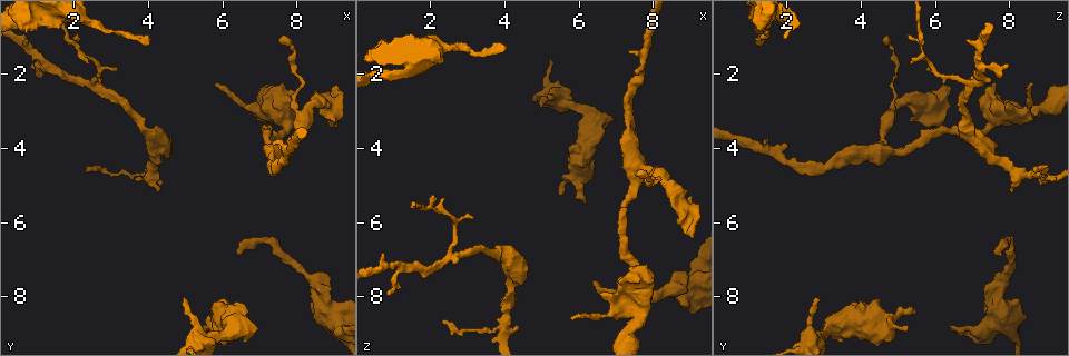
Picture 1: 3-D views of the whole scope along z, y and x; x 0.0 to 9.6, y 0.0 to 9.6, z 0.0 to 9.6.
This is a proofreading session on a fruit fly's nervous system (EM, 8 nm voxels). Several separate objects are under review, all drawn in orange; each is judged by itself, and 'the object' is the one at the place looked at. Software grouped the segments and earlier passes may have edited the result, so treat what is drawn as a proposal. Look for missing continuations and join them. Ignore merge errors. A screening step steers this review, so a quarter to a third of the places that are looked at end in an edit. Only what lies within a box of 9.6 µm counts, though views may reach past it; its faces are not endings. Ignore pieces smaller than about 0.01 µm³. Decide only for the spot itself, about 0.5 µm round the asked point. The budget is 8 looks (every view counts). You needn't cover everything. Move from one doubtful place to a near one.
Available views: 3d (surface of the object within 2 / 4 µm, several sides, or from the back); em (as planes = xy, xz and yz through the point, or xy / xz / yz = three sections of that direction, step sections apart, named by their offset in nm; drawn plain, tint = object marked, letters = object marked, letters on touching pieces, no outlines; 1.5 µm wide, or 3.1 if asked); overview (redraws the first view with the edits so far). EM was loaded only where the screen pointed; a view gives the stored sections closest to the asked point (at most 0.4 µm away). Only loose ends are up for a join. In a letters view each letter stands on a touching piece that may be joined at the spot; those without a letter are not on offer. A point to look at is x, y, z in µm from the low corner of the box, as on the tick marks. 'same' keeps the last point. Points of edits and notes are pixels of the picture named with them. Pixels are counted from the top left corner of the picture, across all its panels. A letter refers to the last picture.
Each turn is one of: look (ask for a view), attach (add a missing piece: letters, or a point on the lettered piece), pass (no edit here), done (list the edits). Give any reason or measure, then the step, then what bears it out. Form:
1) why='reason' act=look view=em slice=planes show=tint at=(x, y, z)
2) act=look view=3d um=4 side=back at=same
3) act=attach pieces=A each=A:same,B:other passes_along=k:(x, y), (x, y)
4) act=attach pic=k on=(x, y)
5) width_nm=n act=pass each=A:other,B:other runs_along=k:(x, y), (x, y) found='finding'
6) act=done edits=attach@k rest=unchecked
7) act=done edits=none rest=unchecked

why='thin end' act=look view=3d um=4 side=back at=(7.55, 1.10, 4.60)

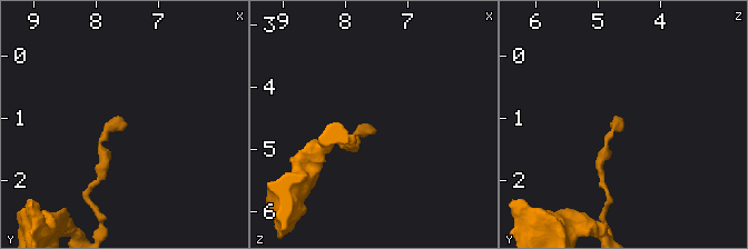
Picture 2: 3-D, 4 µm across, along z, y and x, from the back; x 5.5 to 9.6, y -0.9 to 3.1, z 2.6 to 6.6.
act=look view=em slice=planes show=letters at=(7.55, 1.05, 4.65)

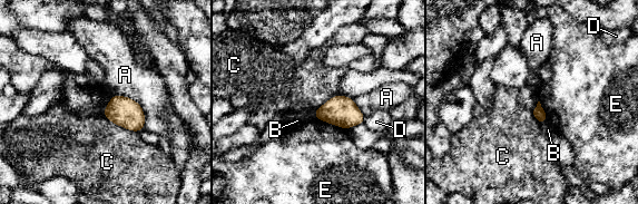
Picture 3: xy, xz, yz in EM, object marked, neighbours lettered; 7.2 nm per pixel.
act=pass each=A:other,B:other,C:other,D:other,E:other border=3:(102, 113), (111, 122), (137, 132) found='none of them fits'

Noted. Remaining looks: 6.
why='thick end' act=look view=em slice=planes show=tint at=(0.95, 0.85, 1.35)

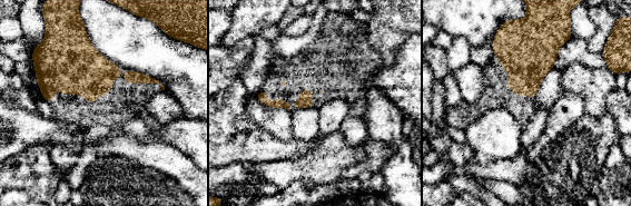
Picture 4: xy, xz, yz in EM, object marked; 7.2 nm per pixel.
why='what lies round it' act=look view=em slice=planes show=letters at=same

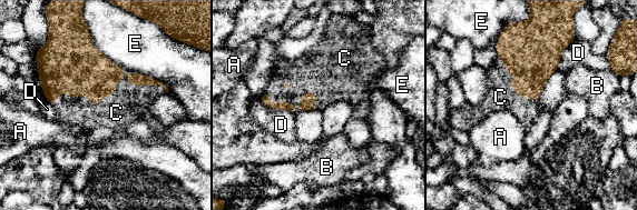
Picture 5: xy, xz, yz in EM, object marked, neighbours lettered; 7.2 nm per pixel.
act=attach pieces=C each=A:other,B:other,C:same,D:other,E:other passes_along=5:(75, 66), (88, 97), (116, 112) found='it goes on there'

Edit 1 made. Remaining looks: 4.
why='redraw' act=look view=overview

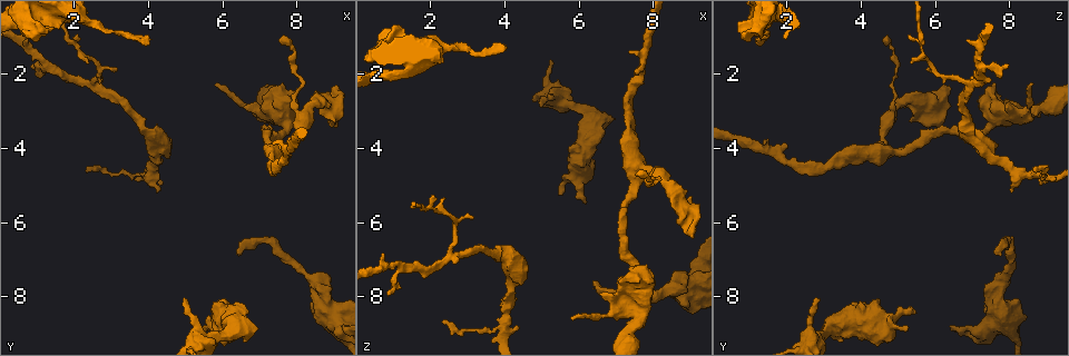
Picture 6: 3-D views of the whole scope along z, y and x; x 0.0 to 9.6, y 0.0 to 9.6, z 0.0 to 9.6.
why='an open end' act=look view=3d um=4 at=(3.15, 1.85, 5.85)

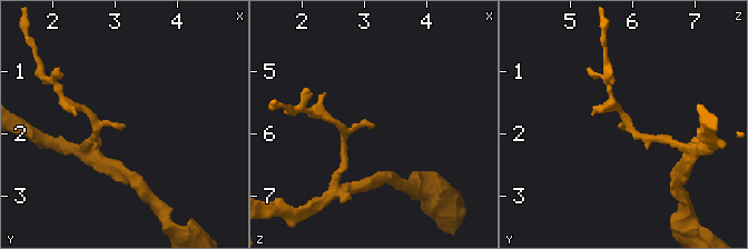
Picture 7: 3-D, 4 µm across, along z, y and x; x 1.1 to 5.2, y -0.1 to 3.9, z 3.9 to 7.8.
act=look view=em slice=xz step=8 show=tint at=(3.15, 1.85, 5.85)

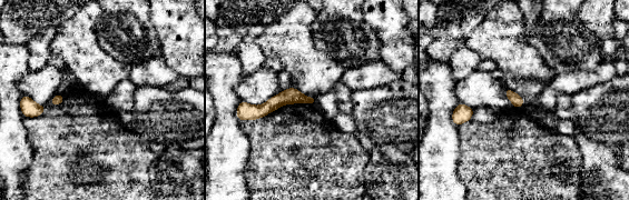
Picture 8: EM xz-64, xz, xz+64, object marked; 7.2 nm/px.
act=look view=em slice=planes show=letters at=same

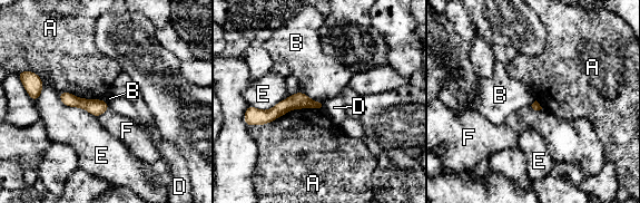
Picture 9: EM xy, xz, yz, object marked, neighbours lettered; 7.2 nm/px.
act=pass each=A:other,B:other,D:other,E:other,F:other found='no lettered piece goes on from it'

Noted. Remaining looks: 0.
act=done edits=attach@5 rest=unchecked

